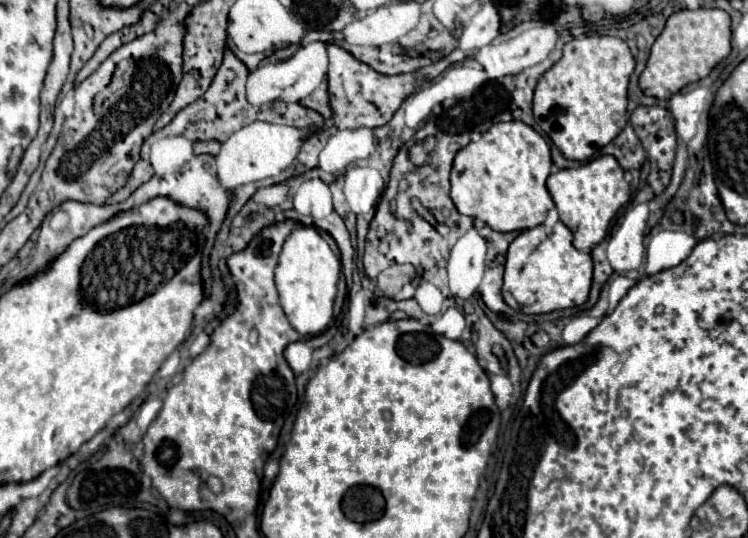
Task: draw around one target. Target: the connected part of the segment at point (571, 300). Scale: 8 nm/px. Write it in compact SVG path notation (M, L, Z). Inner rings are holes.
M557 221L553 227L537 225L521 231L509 245L503 277L503 299L509 307L527 315L577 307L589 297L591 277L591 255L573 247L573 235L561 221Z

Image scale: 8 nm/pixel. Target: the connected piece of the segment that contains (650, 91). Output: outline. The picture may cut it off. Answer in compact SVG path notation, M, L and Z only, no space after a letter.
M681 9L667 19L663 33L655 39L647 67L639 77L645 95L669 99L685 85L695 83L711 73L711 69L731 51L731 17L723 9Z

